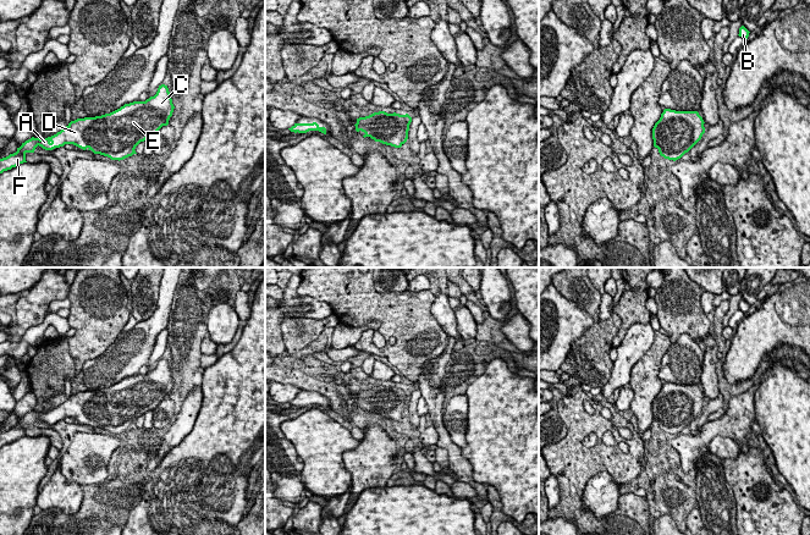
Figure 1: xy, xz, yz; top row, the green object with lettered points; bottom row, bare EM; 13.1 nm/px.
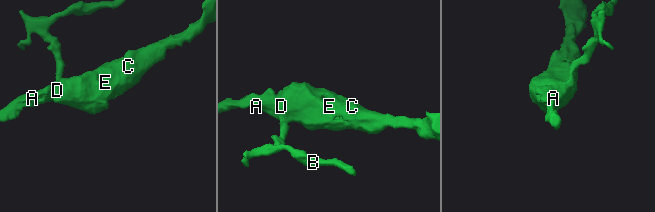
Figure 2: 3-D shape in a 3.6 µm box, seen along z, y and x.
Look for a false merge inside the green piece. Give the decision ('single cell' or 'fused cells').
single cell

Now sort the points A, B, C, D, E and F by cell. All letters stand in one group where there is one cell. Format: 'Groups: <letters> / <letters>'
Groups: A B C D E F

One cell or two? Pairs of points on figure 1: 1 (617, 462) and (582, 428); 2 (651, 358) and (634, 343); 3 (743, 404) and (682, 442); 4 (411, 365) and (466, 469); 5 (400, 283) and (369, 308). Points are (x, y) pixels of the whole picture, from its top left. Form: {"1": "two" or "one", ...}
{"1": "one", "2": "two", "3": "one", "4": "two", "5": "two"}

